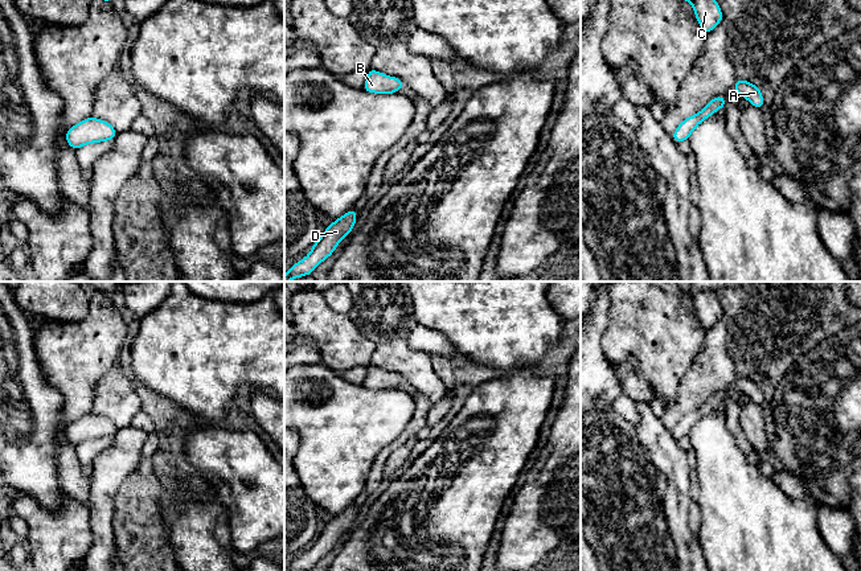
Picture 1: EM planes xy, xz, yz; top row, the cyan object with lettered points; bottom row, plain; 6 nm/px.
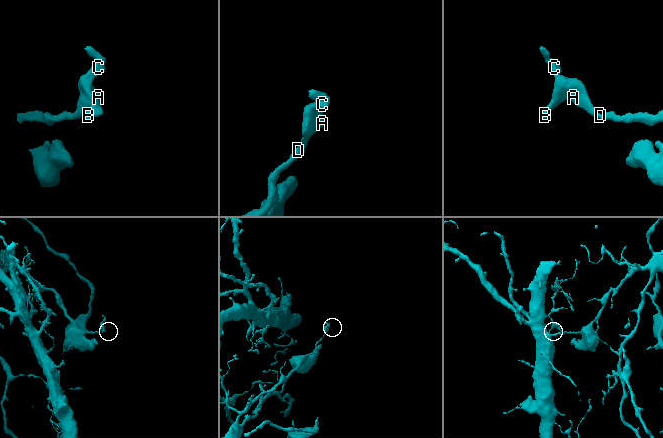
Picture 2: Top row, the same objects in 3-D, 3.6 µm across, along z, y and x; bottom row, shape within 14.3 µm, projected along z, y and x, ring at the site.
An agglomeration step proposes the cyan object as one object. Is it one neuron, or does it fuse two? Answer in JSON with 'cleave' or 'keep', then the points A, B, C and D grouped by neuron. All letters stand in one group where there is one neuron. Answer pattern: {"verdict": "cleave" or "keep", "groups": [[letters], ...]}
{"verdict": "keep", "groups": [["A", "B", "C", "D"]]}

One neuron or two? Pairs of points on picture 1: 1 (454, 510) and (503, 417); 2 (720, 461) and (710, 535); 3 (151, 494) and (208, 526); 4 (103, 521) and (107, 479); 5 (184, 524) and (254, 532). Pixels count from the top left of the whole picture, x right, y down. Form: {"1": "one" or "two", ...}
{"1": "one", "2": "one", "3": "two", "4": "one", "5": "two"}

